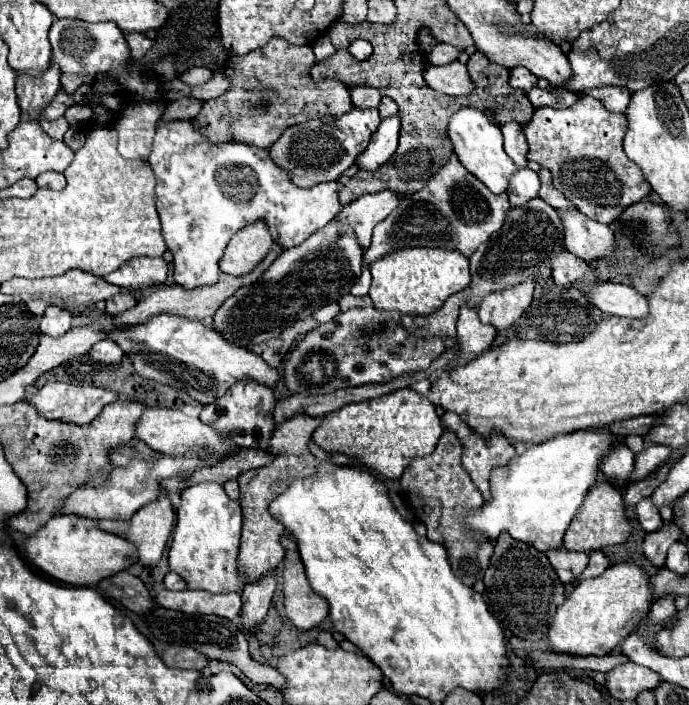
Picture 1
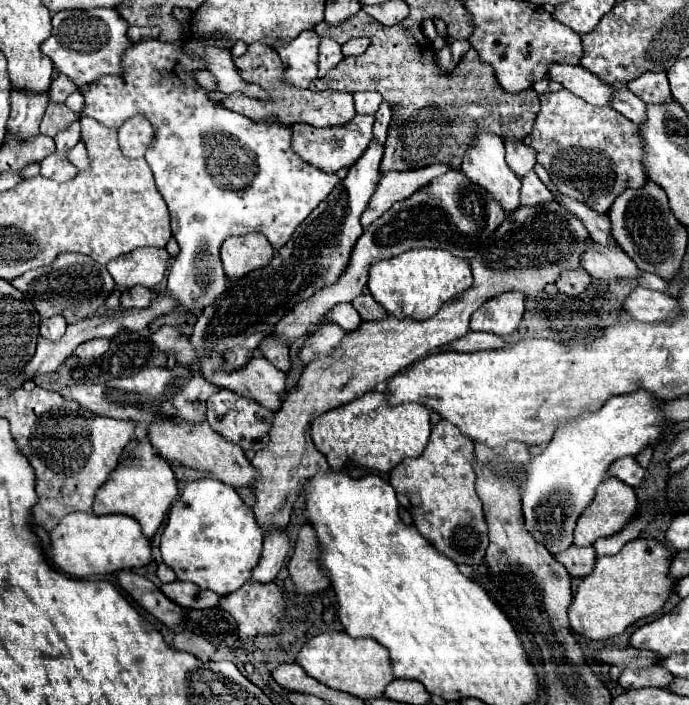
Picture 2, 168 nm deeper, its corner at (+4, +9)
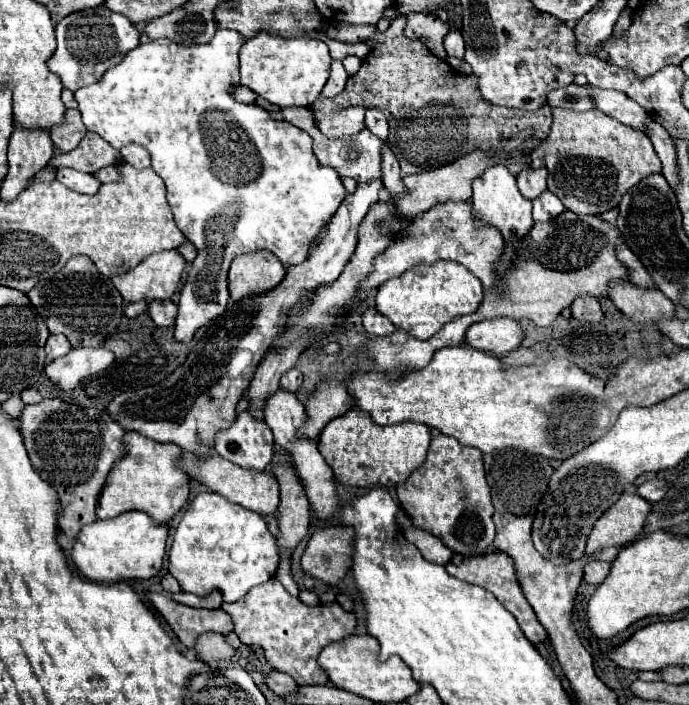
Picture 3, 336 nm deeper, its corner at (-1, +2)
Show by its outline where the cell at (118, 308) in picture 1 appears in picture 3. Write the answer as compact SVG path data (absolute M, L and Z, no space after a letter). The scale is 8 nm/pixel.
M152 300L148 302L148 316L156 322L156 326L172 326L176 318L176 304L170 300Z

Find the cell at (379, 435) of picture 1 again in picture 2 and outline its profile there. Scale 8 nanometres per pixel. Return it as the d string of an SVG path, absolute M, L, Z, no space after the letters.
M369 391L363 397L319 415L311 425L315 447L325 455L331 469L341 469L341 461L353 461L371 471L387 473L407 457L417 457L427 447L431 435L429 409L419 403L389 407L387 393Z

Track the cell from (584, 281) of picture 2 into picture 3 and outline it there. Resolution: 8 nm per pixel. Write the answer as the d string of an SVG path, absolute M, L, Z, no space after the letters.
M584 294L580 298L576 298L570 306L572 310L572 316L580 322L588 322L588 324L596 324L602 320L602 308L600 308L600 302L598 298L590 296L590 294Z

